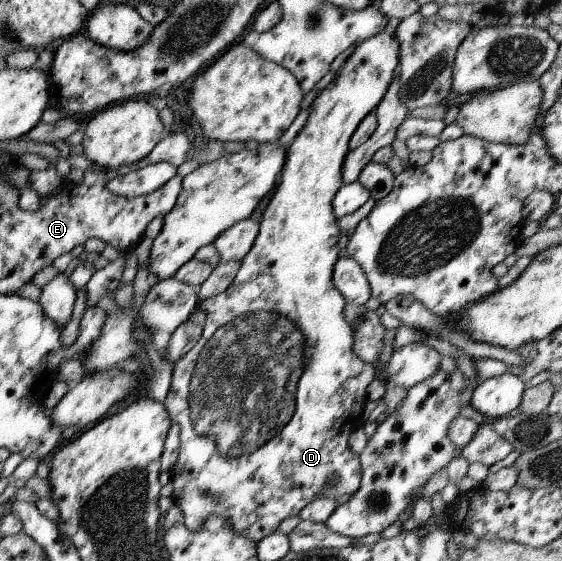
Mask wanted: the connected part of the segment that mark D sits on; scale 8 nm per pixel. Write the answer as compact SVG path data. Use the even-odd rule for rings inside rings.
M385 30L375 33L373 37L361 41L355 46L353 53L345 59L345 63L339 67L335 77L319 91L308 110L305 125L296 133L295 139L285 148L285 159L283 167L279 173L279 183L275 185L275 191L269 199L263 213L261 222L258 223L258 232L251 244L251 249L247 255L240 259L237 273L225 291L221 291L213 297L207 297L201 301L199 309L205 313L205 323L197 343L172 365L171 381L165 399L162 401L163 407L169 416L170 421L177 423L179 427L179 447L176 457L176 464L170 469L170 481L173 486L171 493L172 501L182 513L185 527L191 531L201 529L203 521L209 515L225 515L231 529L249 539L257 542L266 535L273 533L285 517L298 515L299 510L311 503L313 499L320 497L337 498L341 495L351 495L359 487L359 460L358 455L349 450L349 433L355 429L363 427L364 421L361 420L361 411L365 397L365 387L375 377L375 369L368 363L363 363L353 353L353 329L347 325L343 319L343 307L346 306L344 297L333 287L332 271L335 261L339 258L338 227L335 224L335 217L332 211L331 200L337 189L342 186L341 165L344 164L345 154L348 152L348 141L357 124L367 115L374 111L379 105L385 91L389 89L389 83L393 81L398 67L398 41L393 33Z

